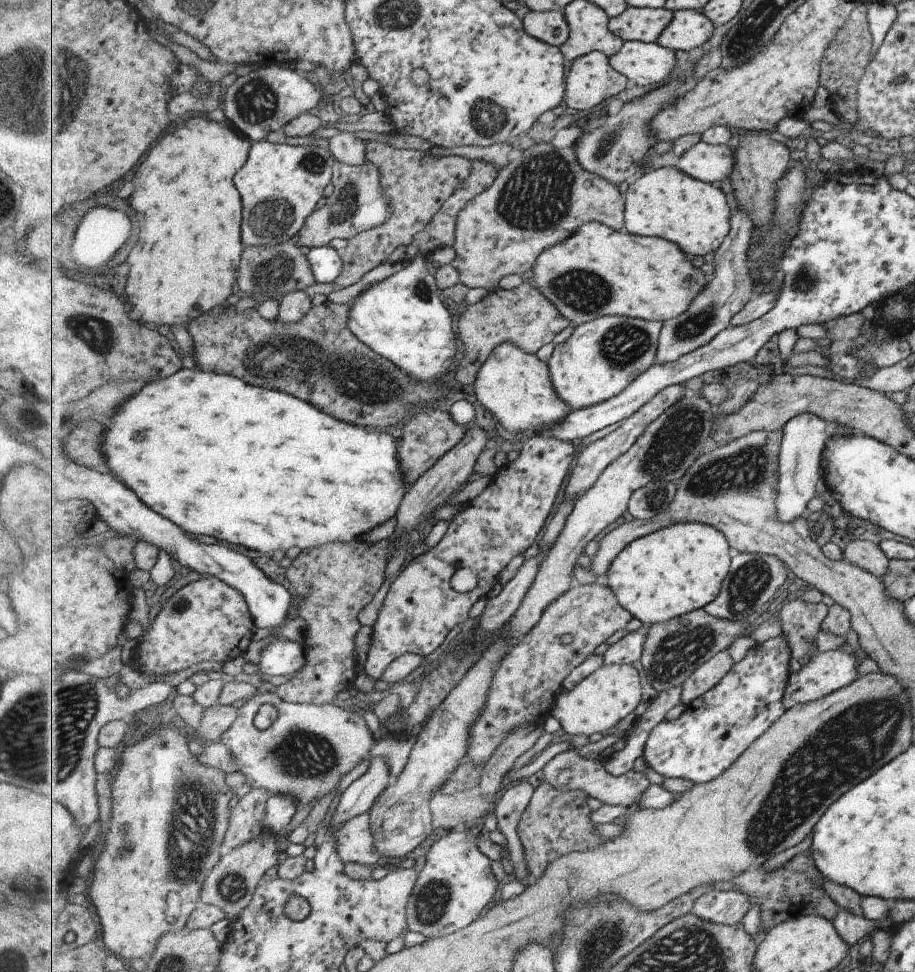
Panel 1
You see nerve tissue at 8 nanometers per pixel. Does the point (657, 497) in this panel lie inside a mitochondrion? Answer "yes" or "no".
yes

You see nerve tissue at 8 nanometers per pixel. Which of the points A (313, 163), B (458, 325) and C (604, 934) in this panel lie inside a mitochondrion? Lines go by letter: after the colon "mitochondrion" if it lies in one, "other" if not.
A: mitochondrion
B: other
C: mitochondrion

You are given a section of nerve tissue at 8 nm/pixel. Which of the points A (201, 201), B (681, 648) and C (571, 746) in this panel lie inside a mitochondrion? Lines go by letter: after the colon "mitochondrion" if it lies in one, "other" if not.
A: other
B: mitochondrion
C: other

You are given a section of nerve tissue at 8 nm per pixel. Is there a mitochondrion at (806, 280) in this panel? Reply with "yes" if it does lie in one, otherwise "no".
yes

